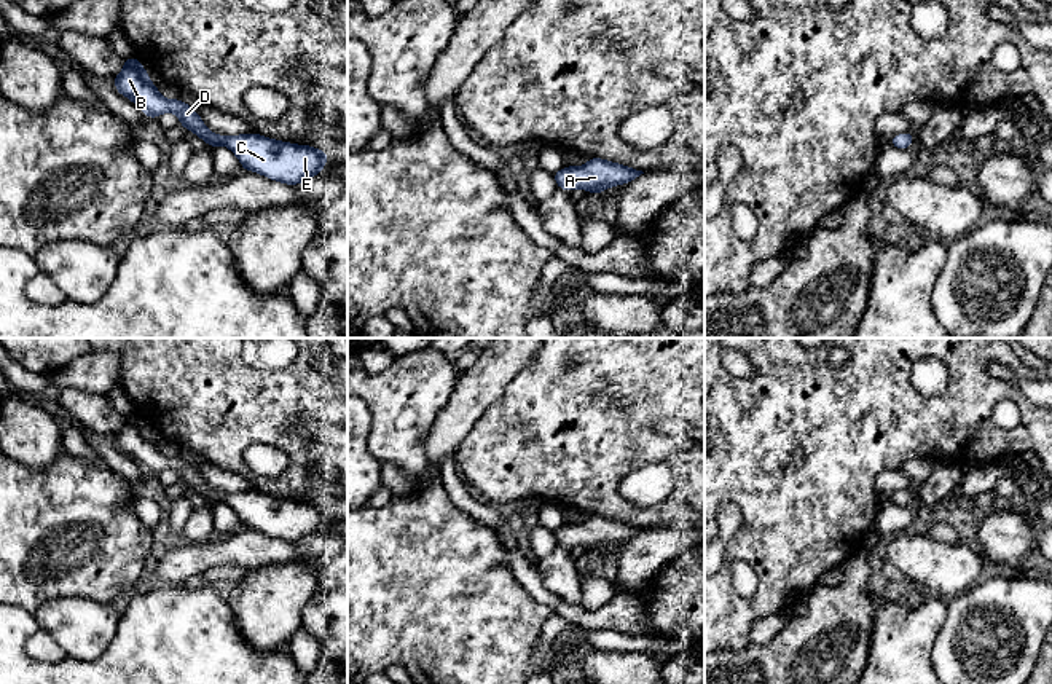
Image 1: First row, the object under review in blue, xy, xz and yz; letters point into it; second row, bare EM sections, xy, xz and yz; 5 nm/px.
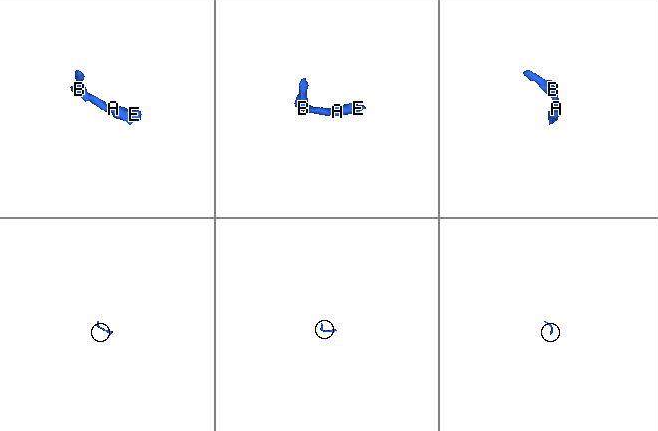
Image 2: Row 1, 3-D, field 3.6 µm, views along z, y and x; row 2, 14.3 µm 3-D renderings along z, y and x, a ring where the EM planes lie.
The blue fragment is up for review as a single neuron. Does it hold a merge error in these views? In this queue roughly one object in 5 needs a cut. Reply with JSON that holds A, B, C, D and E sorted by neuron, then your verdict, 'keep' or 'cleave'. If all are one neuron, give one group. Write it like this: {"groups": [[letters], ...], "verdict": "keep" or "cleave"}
{"groups": [["A", "B", "C", "D", "E"]], "verdict": "keep"}

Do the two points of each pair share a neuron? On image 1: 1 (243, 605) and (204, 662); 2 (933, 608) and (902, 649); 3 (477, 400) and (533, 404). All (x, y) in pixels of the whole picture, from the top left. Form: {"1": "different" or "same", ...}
{"1": "different", "2": "same", "3": "different"}

